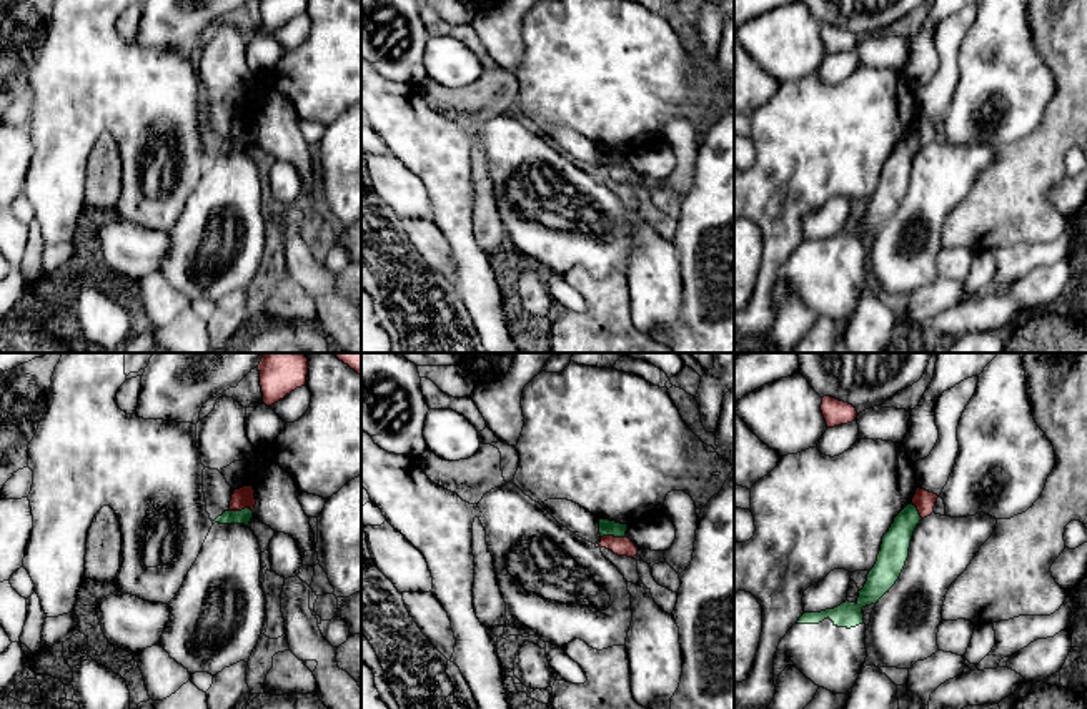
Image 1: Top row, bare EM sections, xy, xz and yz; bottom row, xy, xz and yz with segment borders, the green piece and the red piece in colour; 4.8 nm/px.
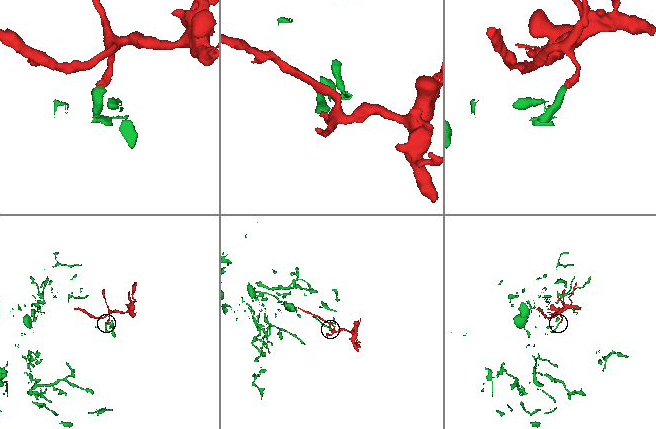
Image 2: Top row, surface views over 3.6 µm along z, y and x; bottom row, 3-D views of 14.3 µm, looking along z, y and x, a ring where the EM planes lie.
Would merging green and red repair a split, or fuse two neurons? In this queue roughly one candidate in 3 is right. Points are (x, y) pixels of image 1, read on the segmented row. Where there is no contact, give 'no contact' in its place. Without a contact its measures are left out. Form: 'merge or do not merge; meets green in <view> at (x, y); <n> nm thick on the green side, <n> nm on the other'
do not merge; meets green in xz at (613, 535); 80 nm thick on the green side, 100 nm on the other

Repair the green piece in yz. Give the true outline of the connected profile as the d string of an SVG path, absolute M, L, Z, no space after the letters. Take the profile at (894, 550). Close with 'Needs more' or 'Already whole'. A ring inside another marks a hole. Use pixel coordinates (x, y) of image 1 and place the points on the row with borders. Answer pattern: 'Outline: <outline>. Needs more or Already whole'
Outline: M912 503L894 518L856 602L799 617L777 646L774 686L789 666L834 694L846 694L856 684L867 657L862 609L879 602L899 579L921 519Z. Needs more

